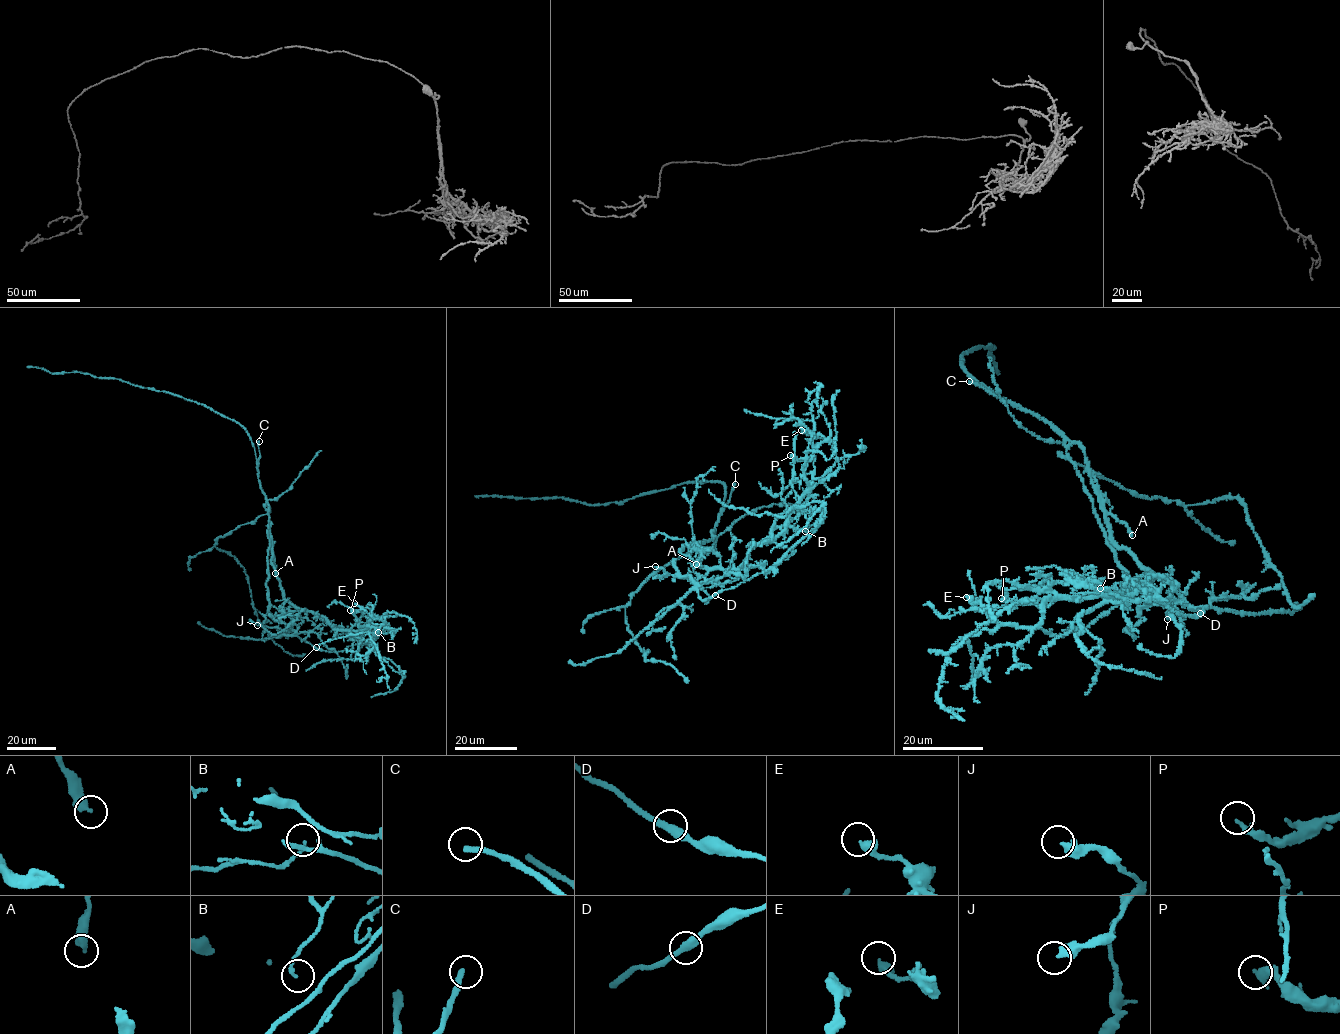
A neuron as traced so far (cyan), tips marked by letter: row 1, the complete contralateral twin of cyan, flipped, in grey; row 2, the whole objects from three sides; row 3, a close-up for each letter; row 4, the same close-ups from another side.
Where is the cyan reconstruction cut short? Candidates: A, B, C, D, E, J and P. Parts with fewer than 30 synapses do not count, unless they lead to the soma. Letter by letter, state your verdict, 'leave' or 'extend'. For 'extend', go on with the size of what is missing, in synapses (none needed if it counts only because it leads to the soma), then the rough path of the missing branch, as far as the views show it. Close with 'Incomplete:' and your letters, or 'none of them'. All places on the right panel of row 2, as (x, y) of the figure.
A: leave
B: leave
C: extend
D: leave
E: leave
J: leave
P: leave
Incomplete: C

